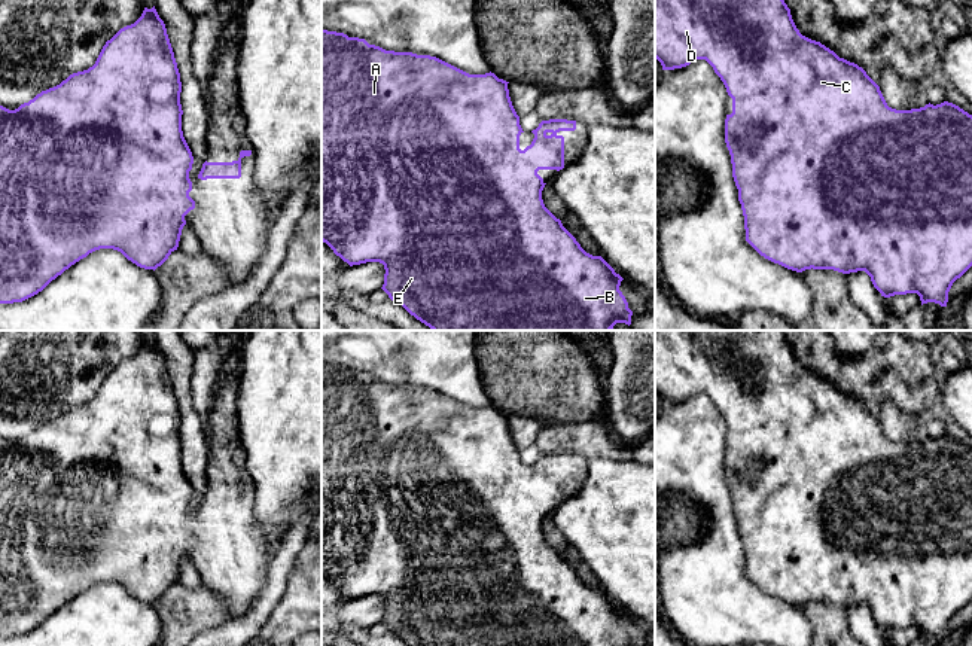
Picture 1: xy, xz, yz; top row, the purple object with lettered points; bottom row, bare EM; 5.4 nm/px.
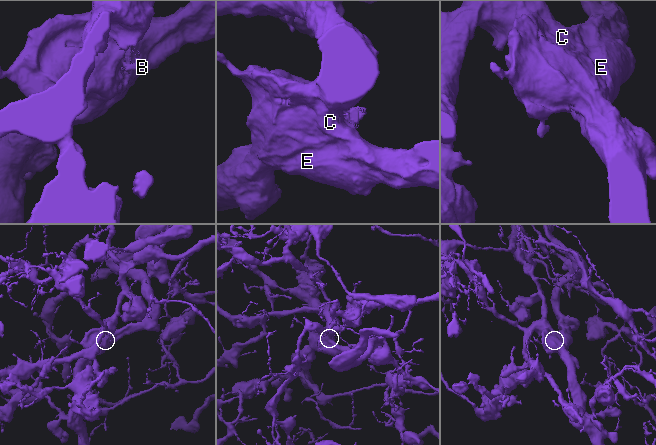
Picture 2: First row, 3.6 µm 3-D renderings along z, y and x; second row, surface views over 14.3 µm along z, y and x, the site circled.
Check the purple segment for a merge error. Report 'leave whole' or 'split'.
leave whole

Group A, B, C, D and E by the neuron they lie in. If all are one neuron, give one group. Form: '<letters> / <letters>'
A B C D E

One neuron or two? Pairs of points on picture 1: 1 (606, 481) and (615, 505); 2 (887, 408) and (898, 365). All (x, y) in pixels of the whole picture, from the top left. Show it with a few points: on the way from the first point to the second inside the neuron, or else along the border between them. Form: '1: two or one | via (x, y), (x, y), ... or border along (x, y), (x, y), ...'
1: one | via (612, 487), (615, 499)
2: two | border along (878, 405), (890, 399), (902, 411), (919, 414)

